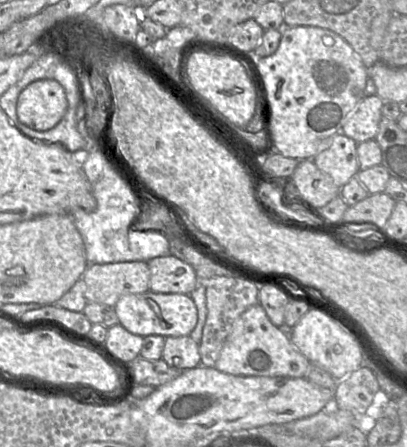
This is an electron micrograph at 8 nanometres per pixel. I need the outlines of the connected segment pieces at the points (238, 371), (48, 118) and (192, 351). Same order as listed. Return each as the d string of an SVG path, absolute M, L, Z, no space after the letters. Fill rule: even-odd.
M256 303L233 322L215 368L238 376L306 378L310 364L311 362L293 346L290 338L270 321L264 308Z
M43 79L30 83L18 96L18 120L36 131L55 127L67 110L65 90L55 80Z
M190 335L166 337L162 359L180 370L197 367L201 364L199 345Z

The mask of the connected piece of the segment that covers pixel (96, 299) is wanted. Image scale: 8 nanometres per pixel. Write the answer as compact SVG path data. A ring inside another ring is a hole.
M146 261L89 264L82 277L86 283L85 298L87 303L99 303L114 307L122 295L144 293L150 290L150 268Z

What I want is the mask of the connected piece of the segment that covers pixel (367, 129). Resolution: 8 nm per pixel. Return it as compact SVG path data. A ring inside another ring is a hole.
M378 95L366 96L345 121L341 132L357 143L375 139L382 118L383 103Z

